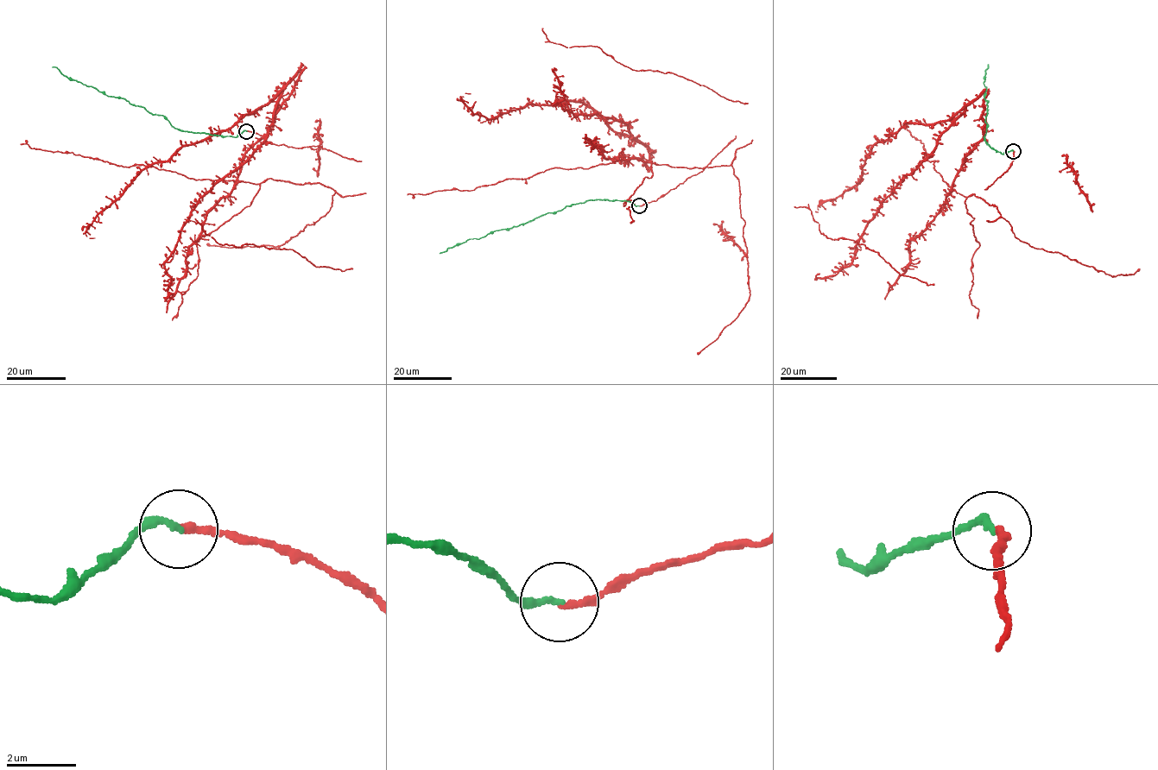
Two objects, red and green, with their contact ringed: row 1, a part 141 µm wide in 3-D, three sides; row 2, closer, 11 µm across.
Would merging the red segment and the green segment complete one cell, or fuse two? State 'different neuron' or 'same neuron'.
same neuron

